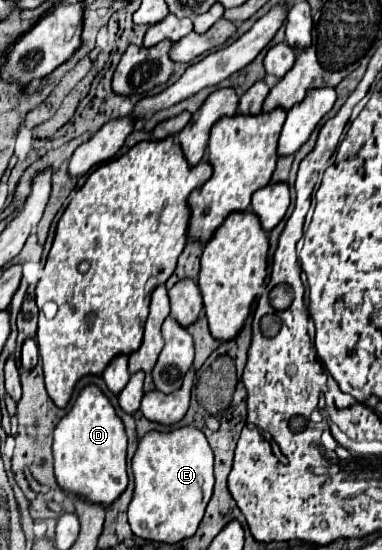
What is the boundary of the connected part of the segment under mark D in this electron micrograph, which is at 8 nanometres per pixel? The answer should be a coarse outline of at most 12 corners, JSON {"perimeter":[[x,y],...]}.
{"perimeter":[[88,384],[54,430],[58,484],[114,502],[126,428]]}

